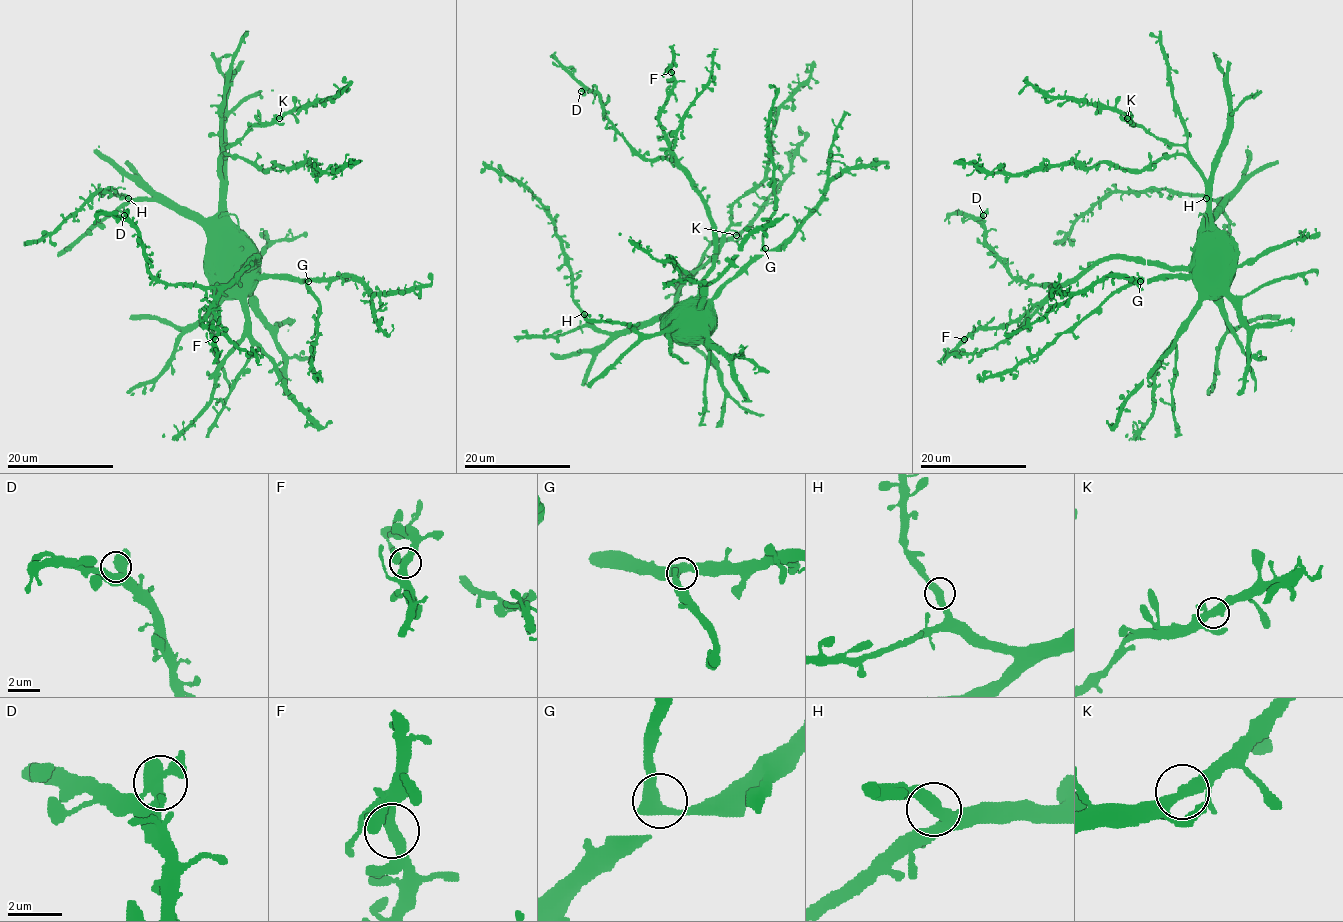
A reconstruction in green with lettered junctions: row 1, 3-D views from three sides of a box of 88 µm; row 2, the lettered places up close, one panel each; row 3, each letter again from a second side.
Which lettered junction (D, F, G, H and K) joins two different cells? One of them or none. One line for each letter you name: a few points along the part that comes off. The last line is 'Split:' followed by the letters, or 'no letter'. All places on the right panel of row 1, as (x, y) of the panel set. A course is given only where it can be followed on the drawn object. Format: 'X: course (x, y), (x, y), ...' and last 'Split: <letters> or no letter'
Split: no letter

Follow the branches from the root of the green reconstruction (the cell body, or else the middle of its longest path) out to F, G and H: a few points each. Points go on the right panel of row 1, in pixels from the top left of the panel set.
F: (1219, 247), (1211, 244), (1187, 267), (1142, 259), (1100, 260), (1016, 319), (974, 329), (964, 339)
G: (1219, 247), (1223, 248), (1204, 267), (1199, 267), (1192, 273), (1159, 275), (1140, 281)
H: (1219, 247), (1224, 240), (1219, 239), (1211, 224), (1224, 200), (1206, 199)

